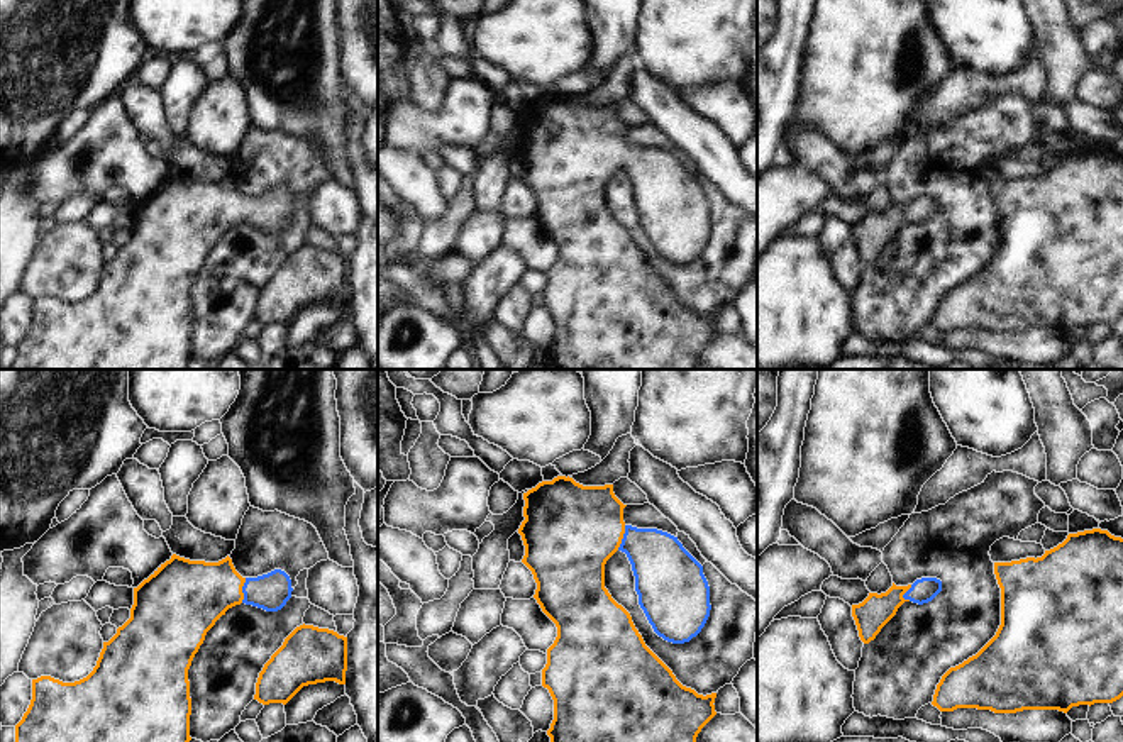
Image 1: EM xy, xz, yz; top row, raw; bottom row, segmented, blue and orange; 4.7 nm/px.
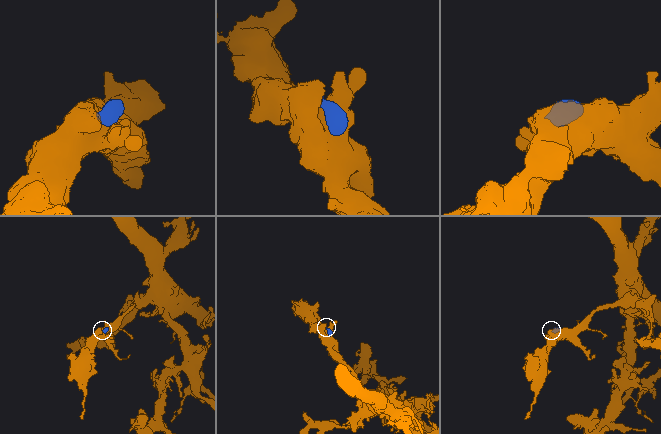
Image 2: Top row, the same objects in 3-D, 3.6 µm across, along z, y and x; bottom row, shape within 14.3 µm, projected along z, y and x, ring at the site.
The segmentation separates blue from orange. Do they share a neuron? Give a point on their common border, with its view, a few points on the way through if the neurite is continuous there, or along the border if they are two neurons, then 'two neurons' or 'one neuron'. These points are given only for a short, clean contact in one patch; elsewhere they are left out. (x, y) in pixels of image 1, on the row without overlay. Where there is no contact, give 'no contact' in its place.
contact xy (243, 210); way xy (270, 212), (243, 210), (205, 210), (190, 215); one neuron

